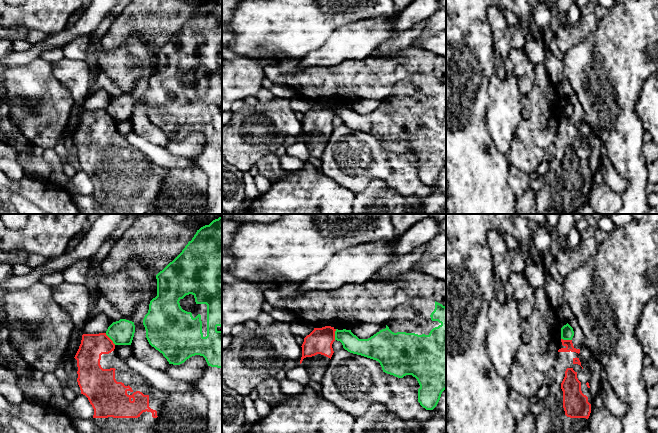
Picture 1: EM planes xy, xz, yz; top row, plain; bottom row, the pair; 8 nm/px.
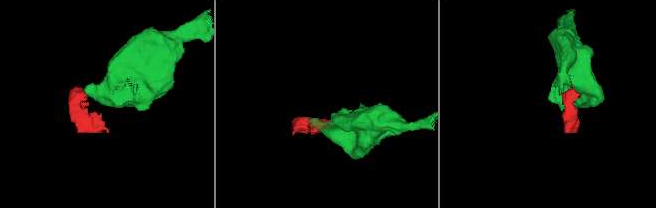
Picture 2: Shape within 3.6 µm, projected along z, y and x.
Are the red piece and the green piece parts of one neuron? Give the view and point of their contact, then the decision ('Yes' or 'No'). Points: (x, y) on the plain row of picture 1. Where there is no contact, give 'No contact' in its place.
Touches red at xy (110, 115). No

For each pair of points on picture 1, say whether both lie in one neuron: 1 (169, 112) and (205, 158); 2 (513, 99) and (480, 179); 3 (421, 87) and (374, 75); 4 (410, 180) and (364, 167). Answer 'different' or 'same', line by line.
1: same
2: different
3: different
4: same

